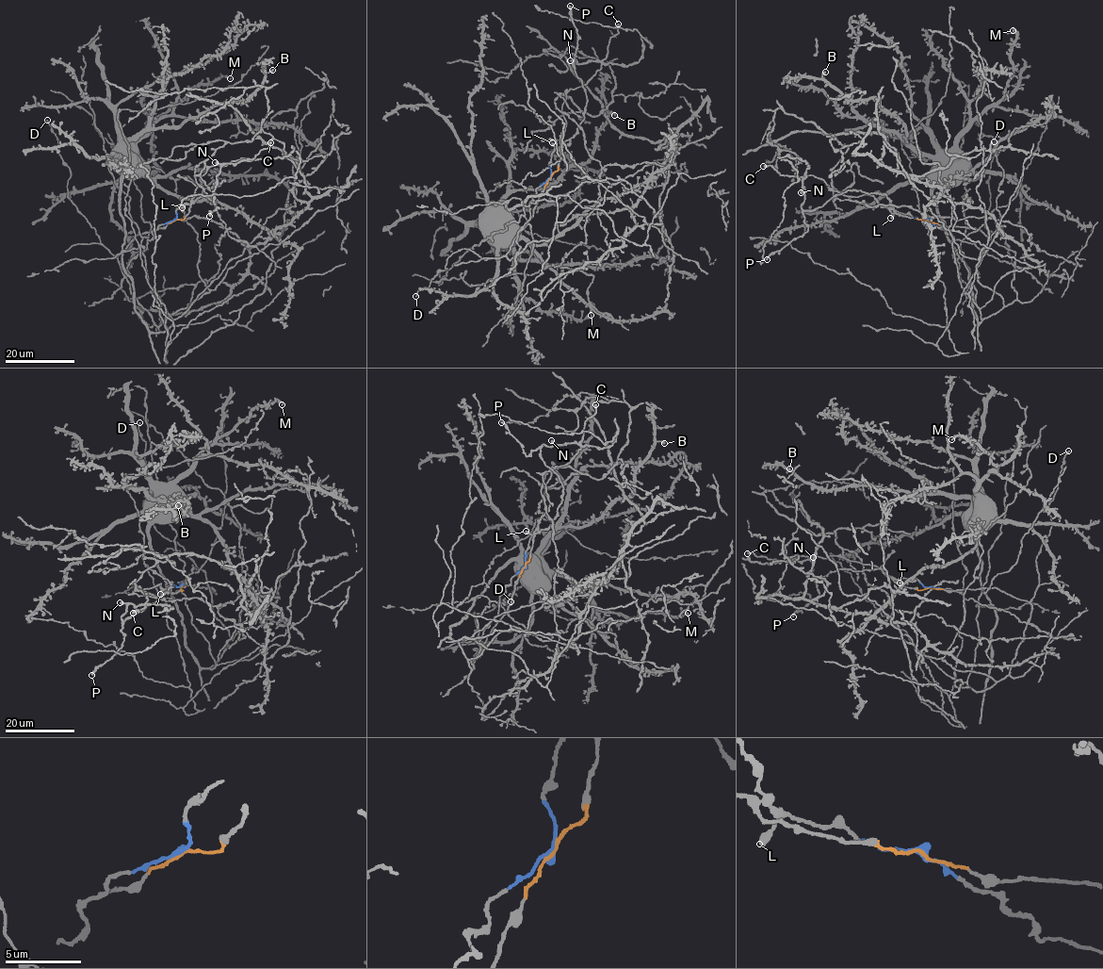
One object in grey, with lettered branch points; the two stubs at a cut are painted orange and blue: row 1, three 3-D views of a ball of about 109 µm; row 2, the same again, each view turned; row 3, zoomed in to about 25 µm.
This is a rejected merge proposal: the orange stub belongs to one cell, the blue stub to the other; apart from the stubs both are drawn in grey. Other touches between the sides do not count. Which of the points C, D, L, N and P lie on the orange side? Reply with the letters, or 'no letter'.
C, D

